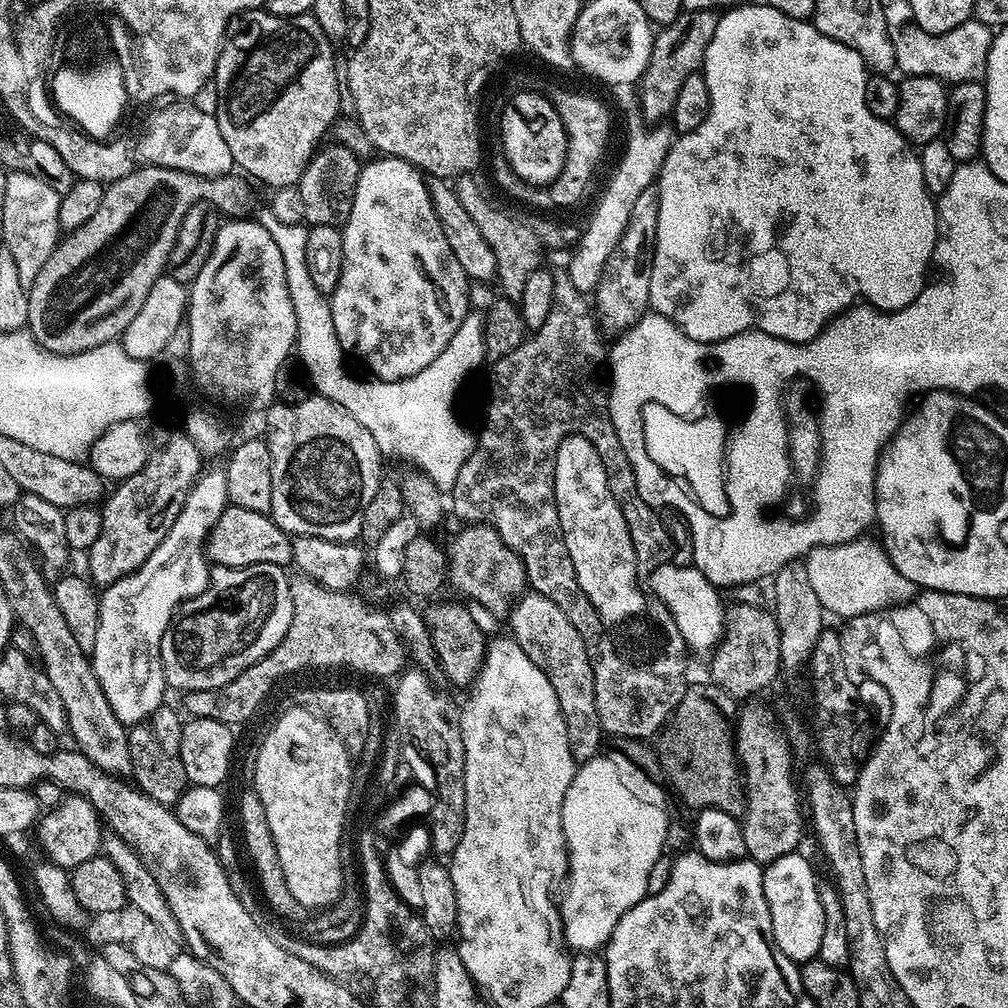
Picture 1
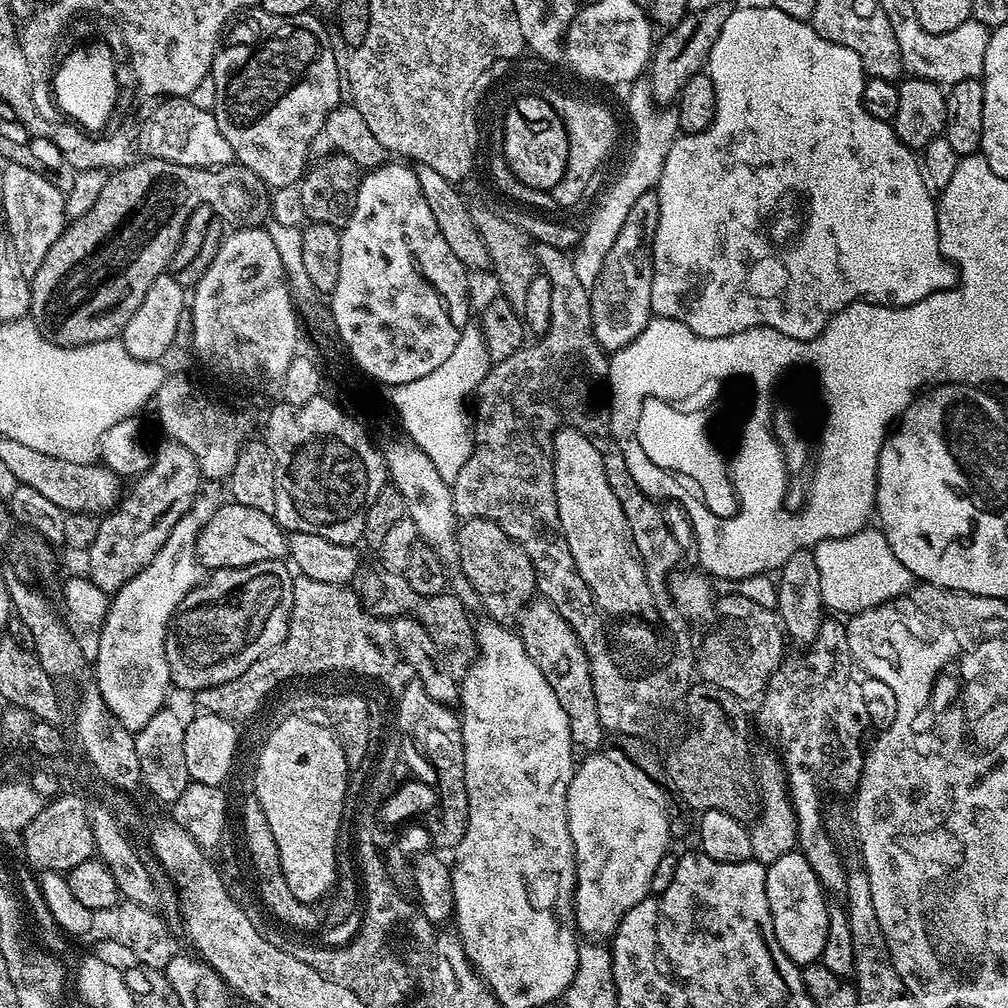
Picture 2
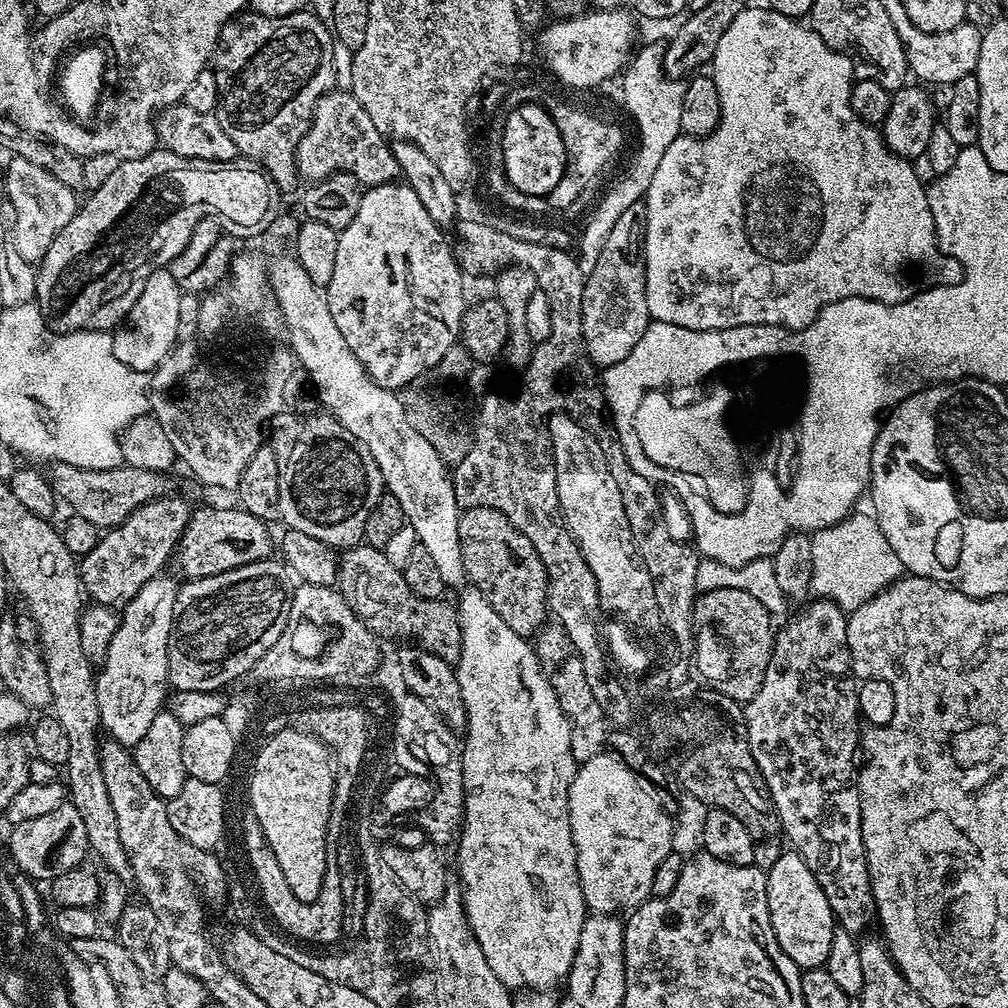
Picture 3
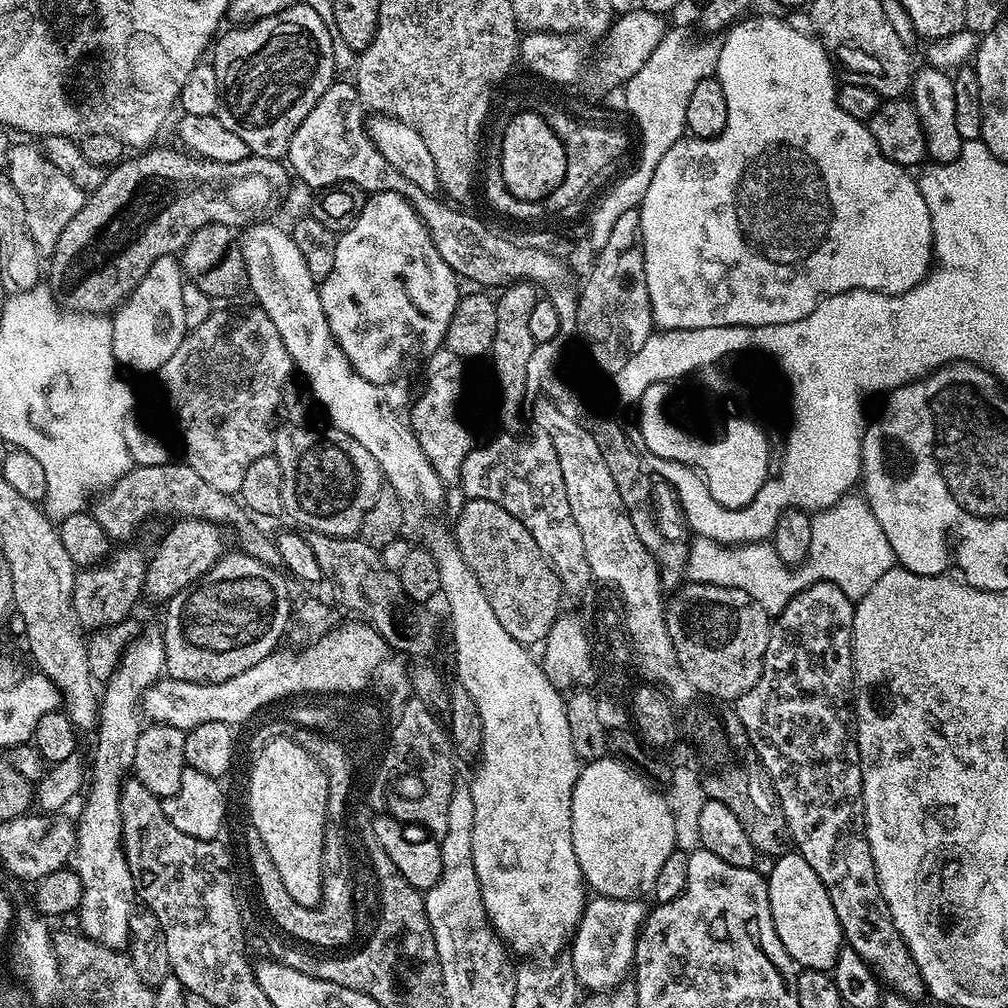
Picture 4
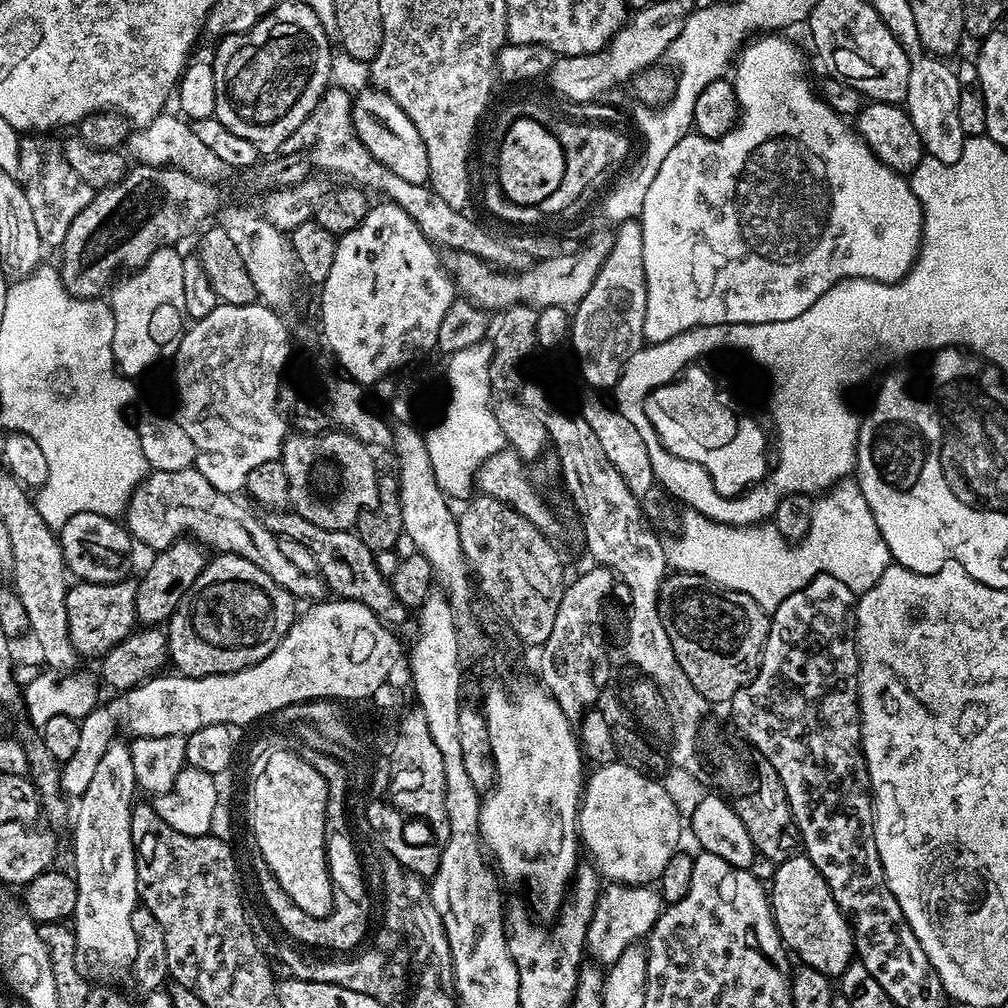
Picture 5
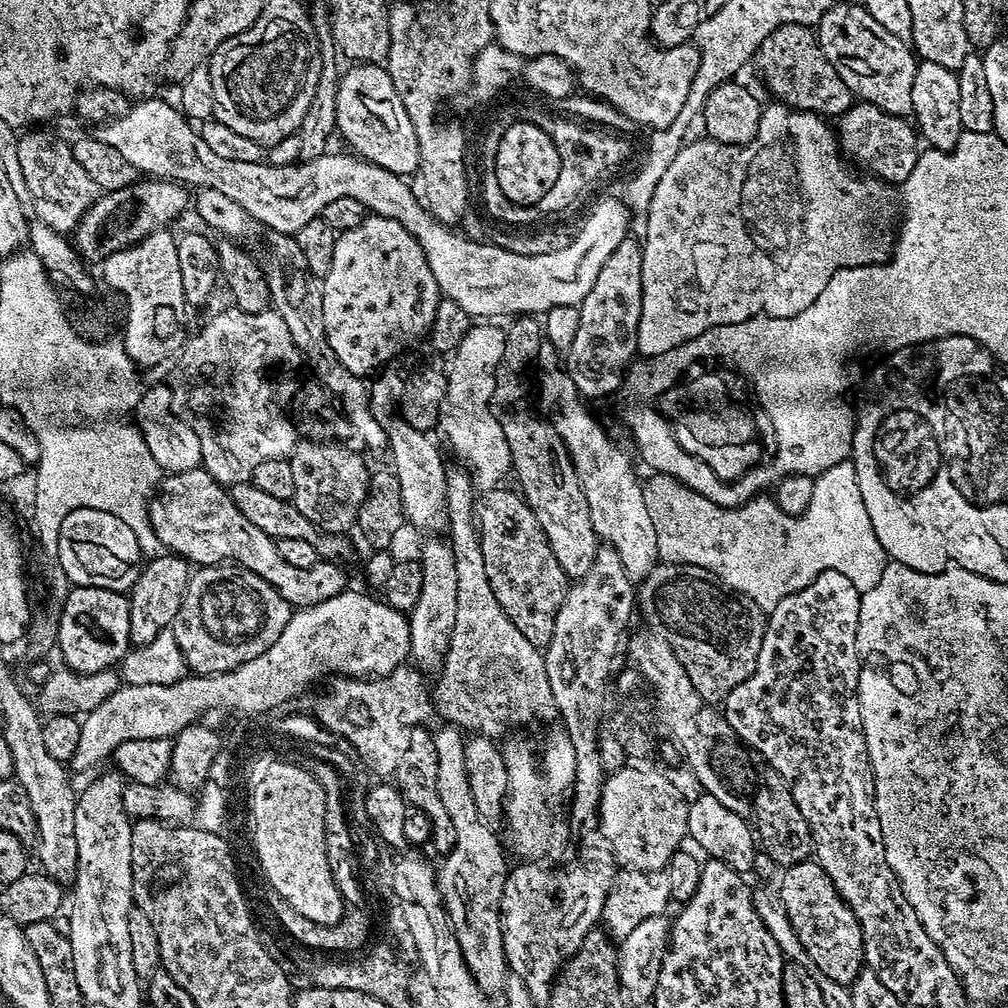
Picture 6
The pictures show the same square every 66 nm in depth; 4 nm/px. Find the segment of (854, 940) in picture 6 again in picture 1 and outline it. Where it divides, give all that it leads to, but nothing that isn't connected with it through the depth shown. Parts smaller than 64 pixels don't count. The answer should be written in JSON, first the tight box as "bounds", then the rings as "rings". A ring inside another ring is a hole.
{"bounds":[764,851,826,966],"rings":[[[799,851],[791,852],[764,868],[764,893],[770,910],[770,922],[774,926],[774,942],[778,942],[778,950],[782,950],[782,954],[786,954],[786,958],[793,960],[797,966],[819,957],[822,933],[826,927],[826,914],[822,914],[822,902],[818,898],[818,877],[811,862],[800,855]]]}

